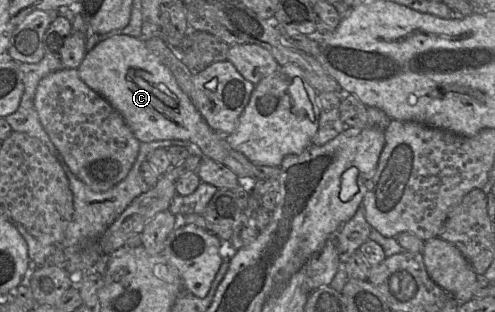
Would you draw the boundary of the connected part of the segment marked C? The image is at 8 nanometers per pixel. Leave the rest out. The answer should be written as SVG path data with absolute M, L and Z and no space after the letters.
M121 34L101 41L87 52L77 70L80 79L121 115L140 142L185 140L192 143L194 149L200 152L202 156L209 157L230 168L241 179L241 182L254 180L254 164L244 154L233 149L225 135L208 126L192 99L181 90L170 70L146 47L145 40L142 37L135 38Z

